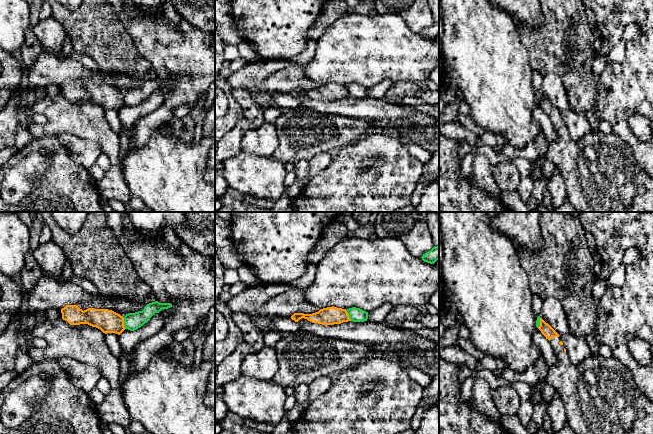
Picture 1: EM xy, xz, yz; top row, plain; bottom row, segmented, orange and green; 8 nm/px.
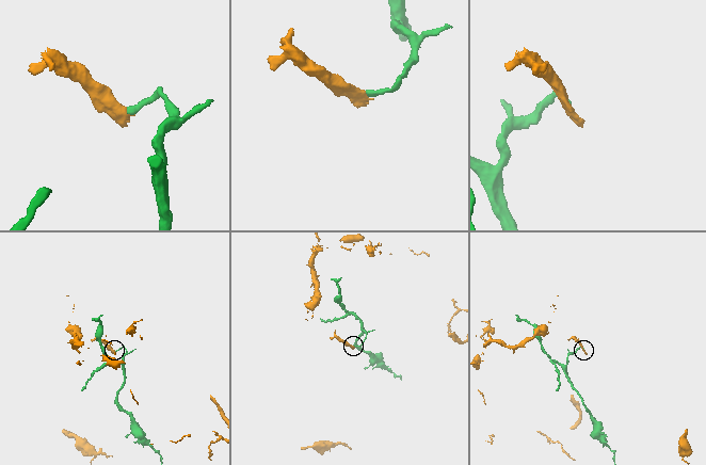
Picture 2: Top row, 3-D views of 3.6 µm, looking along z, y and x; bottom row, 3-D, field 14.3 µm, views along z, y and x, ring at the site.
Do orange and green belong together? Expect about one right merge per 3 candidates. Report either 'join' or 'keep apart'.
keep apart

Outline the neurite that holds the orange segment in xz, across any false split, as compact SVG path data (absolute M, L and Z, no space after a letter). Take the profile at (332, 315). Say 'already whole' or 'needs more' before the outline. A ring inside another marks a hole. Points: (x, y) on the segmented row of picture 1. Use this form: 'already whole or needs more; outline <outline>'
already whole; outline M334 306L320 309L318 312L312 314L294 313L291 316L291 319L295 322L298 322L302 318L307 319L312 323L322 325L334 325L351 321L346 309L337 308Z

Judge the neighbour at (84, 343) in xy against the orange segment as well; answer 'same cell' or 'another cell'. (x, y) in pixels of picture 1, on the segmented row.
another cell

